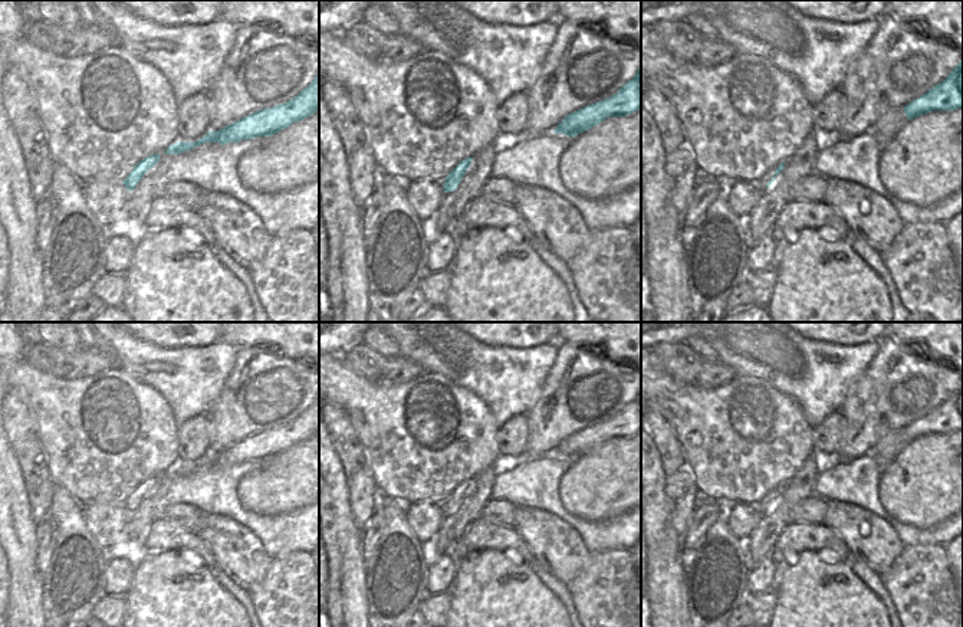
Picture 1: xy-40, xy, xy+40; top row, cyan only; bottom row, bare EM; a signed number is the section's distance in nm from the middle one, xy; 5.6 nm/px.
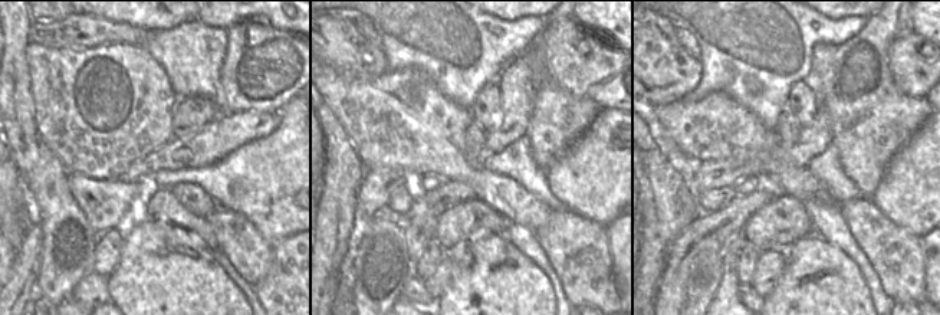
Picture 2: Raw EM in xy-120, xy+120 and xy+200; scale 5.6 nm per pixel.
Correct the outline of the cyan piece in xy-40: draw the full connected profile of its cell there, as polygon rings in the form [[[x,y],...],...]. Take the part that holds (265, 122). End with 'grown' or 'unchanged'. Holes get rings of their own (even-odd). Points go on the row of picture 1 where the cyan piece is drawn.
[[[319,72],[312,83],[300,91],[293,99],[256,111],[218,131],[210,131],[195,142],[175,142],[164,154],[181,154],[204,142],[239,142],[256,137],[270,137],[293,122],[299,122],[319,109]]]; unchanged

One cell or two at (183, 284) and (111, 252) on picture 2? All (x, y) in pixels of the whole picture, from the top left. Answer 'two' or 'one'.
two

